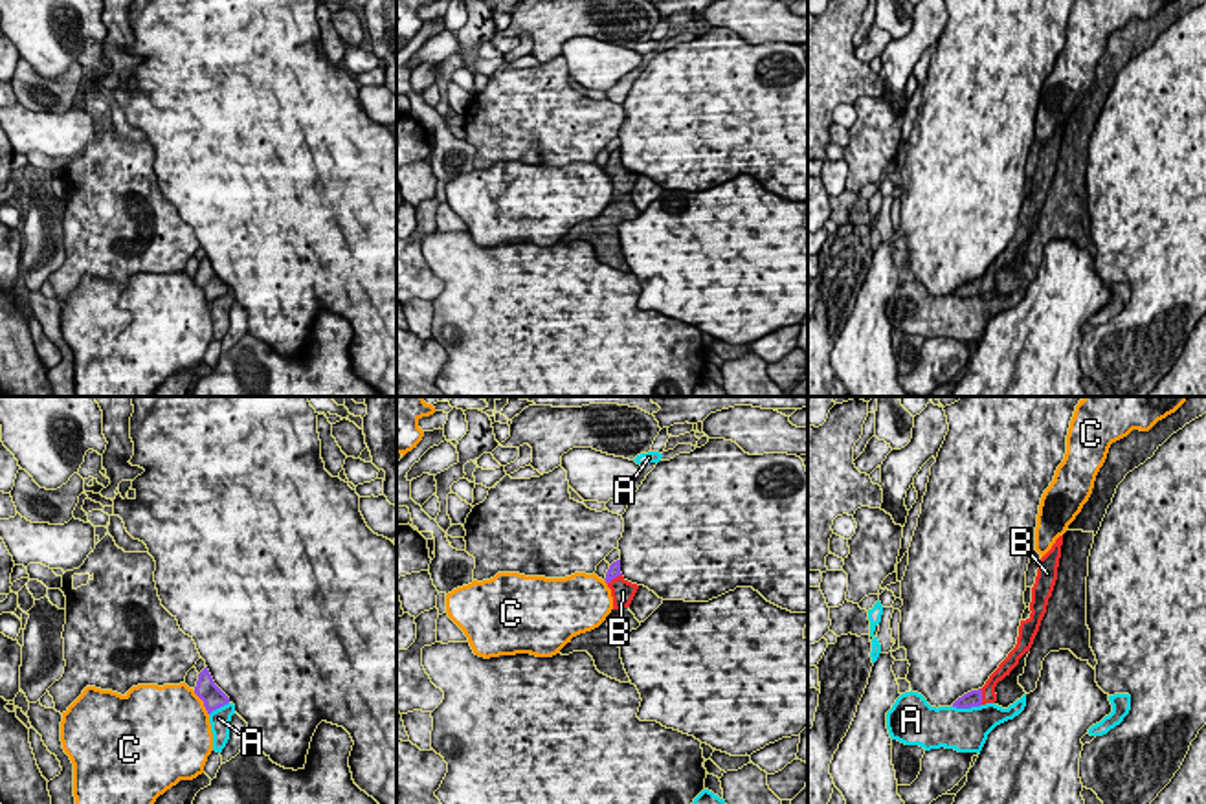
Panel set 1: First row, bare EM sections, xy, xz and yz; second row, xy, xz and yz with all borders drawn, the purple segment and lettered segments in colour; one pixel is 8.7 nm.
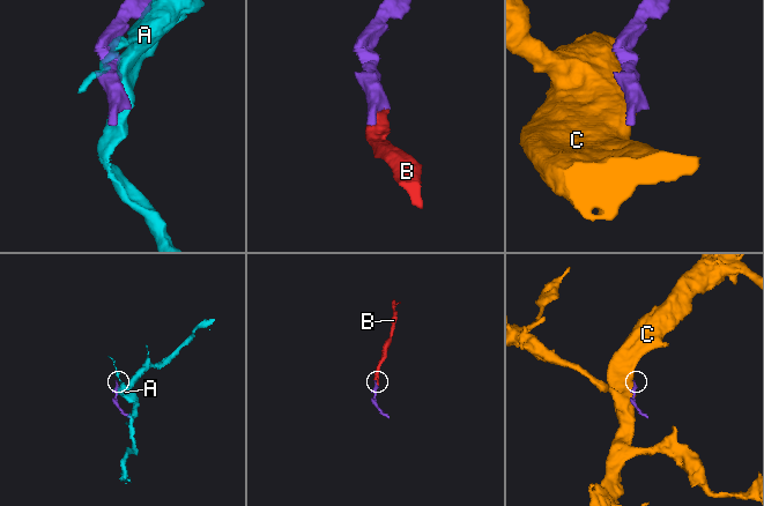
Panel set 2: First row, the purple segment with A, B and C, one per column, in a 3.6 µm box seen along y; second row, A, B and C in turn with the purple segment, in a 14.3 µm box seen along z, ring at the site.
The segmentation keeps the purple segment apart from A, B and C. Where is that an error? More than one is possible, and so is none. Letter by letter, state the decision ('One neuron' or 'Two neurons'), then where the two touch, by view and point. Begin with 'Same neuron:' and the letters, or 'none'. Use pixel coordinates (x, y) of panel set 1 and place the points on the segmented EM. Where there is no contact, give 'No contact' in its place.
Same neuron: B
A: Two neurons. Touches purple at yz (966, 707)
B: One neuron. Touches purple at yz (981, 696)
C: Two neurons. Touches purple at xy (204, 703)

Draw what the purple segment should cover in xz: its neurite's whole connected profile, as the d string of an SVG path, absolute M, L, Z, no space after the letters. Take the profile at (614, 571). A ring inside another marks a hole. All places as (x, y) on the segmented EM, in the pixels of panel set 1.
M620 560L613 562L606 573L606 584L611 589L613 609L630 608L639 586L628 582L620 573Z

